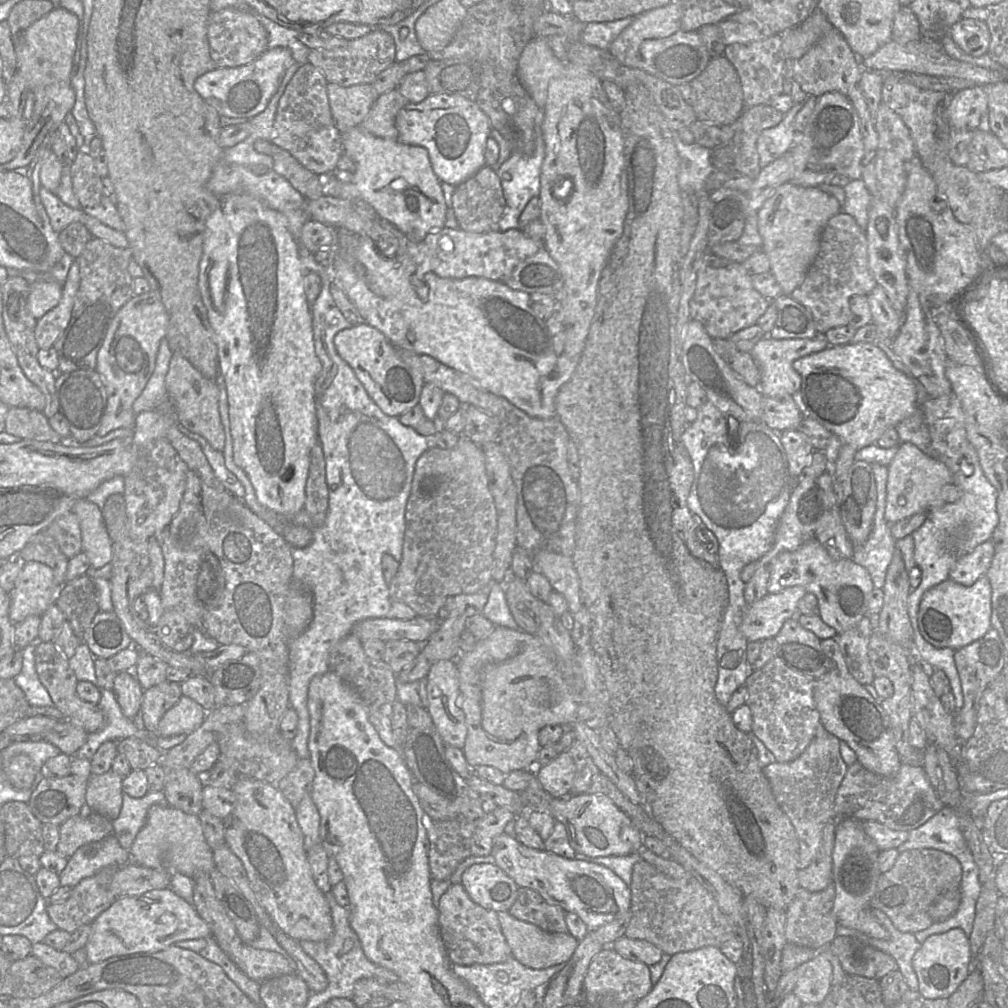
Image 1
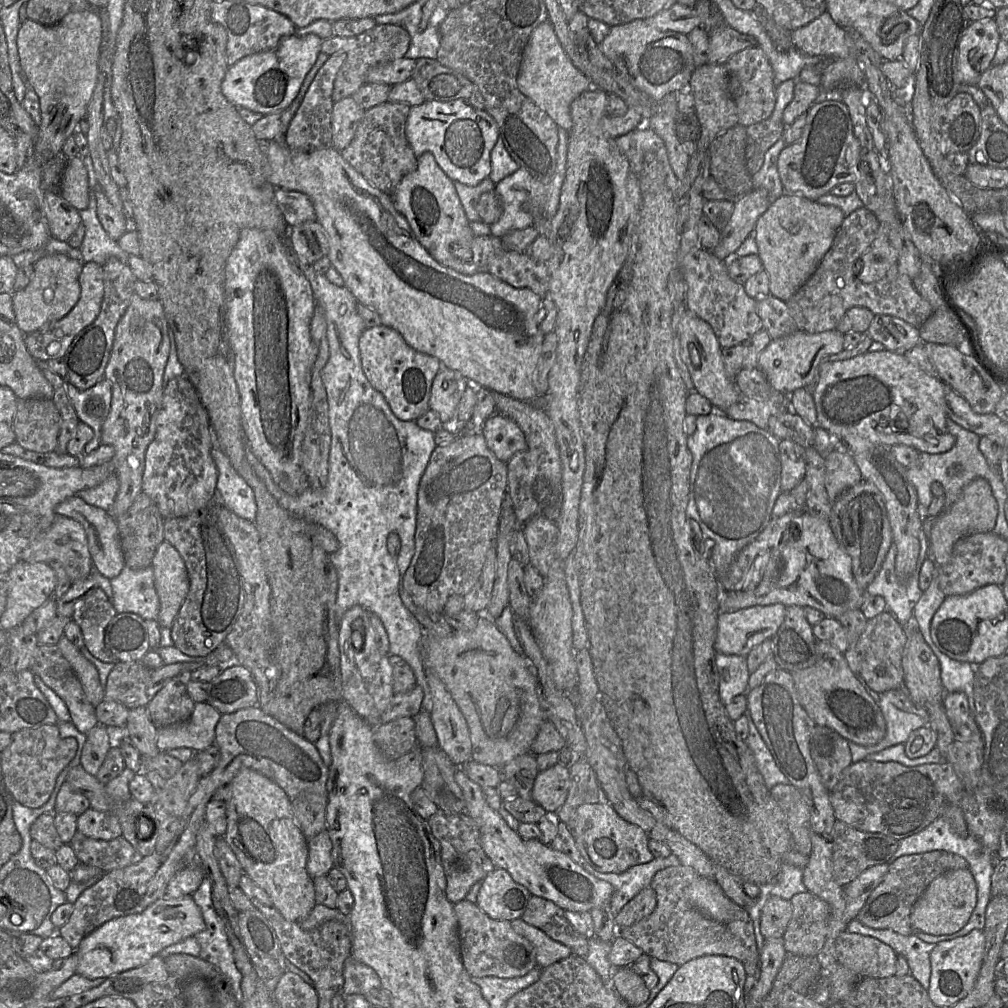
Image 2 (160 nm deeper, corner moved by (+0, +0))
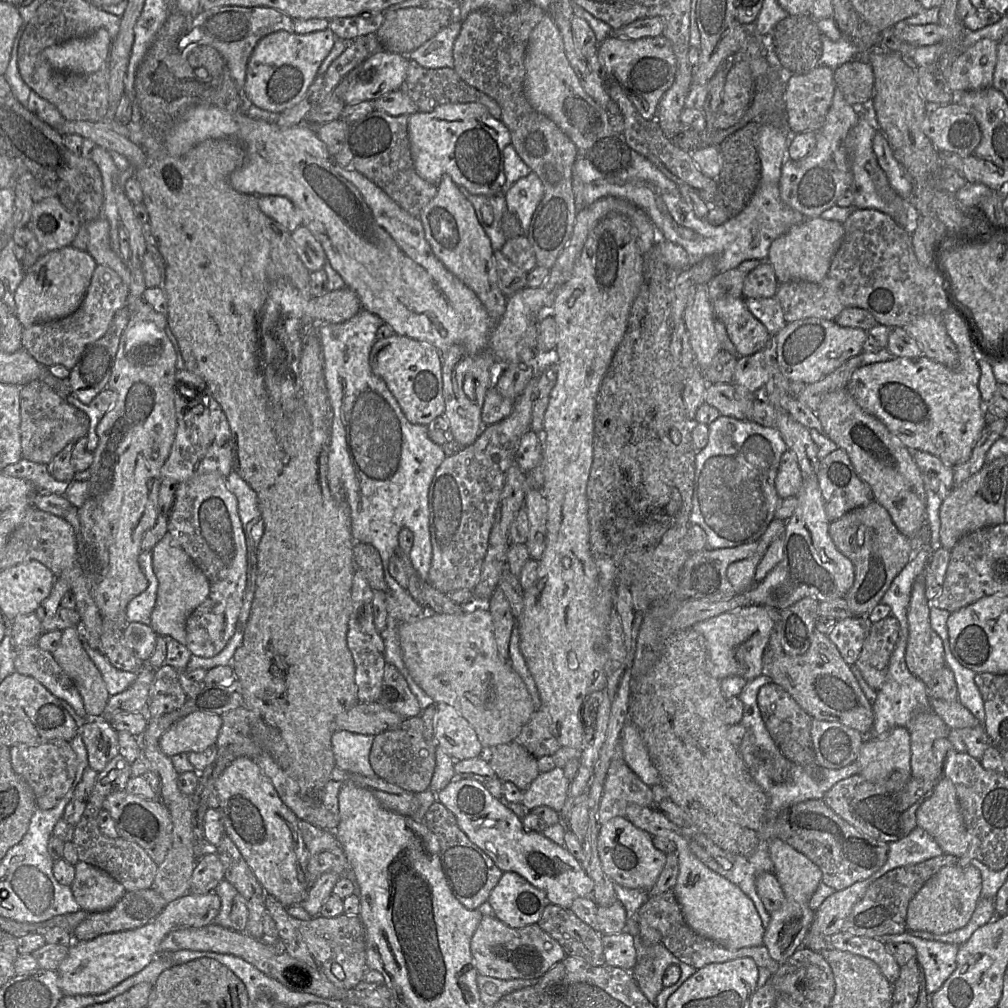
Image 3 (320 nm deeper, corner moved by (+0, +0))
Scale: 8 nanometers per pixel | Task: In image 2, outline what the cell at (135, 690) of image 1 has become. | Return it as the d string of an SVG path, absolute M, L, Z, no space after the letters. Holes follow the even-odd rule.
M145 707L129 710L125 735L142 757L155 757L160 753L156 745L157 730L150 721Z

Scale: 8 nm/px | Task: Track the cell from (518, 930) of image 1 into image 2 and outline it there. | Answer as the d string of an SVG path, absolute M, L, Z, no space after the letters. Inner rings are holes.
M517 918L510 922L511 927L516 933L532 943L539 967L547 967L573 954L568 946L552 939L539 928L526 923L522 918Z

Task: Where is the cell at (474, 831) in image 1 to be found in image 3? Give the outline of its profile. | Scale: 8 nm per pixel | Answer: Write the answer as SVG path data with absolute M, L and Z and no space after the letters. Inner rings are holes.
M437 800L425 813L424 823L437 837L440 845L440 863L454 897L468 910L476 910L487 902L489 894L499 881L502 871L459 828L455 816Z

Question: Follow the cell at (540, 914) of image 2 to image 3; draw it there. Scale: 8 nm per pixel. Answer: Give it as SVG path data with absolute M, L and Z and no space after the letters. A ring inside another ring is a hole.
M549 903L537 924L561 945L567 956L580 958L592 966L606 964L602 935L580 920L570 908Z

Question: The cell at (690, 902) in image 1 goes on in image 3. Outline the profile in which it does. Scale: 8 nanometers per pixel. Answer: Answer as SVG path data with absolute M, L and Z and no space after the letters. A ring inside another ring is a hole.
M669 889L661 894L650 896L645 903L643 903L640 908L637 910L635 915L638 917L638 934L639 934L639 922L645 922L649 926L657 929L661 933L661 943L680 961L685 964L688 964L696 969L699 969L710 963L722 963L729 960L733 960L741 957L750 957L752 958L758 967L767 968L773 975L779 968L780 964L775 961L768 953L768 950L764 944L759 946L744 947L737 950L727 949L720 944L703 937L695 933L686 923L684 916L682 914L680 905L676 899L673 889Z

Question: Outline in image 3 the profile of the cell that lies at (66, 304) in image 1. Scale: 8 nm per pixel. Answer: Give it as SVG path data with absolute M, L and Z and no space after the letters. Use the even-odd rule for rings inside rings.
M97 265L79 308L65 318L39 322L24 328L22 332L23 348L37 362L46 367L60 364L71 370L85 347L100 339L107 332L116 312L127 306L129 292L129 288L116 272L106 266Z

